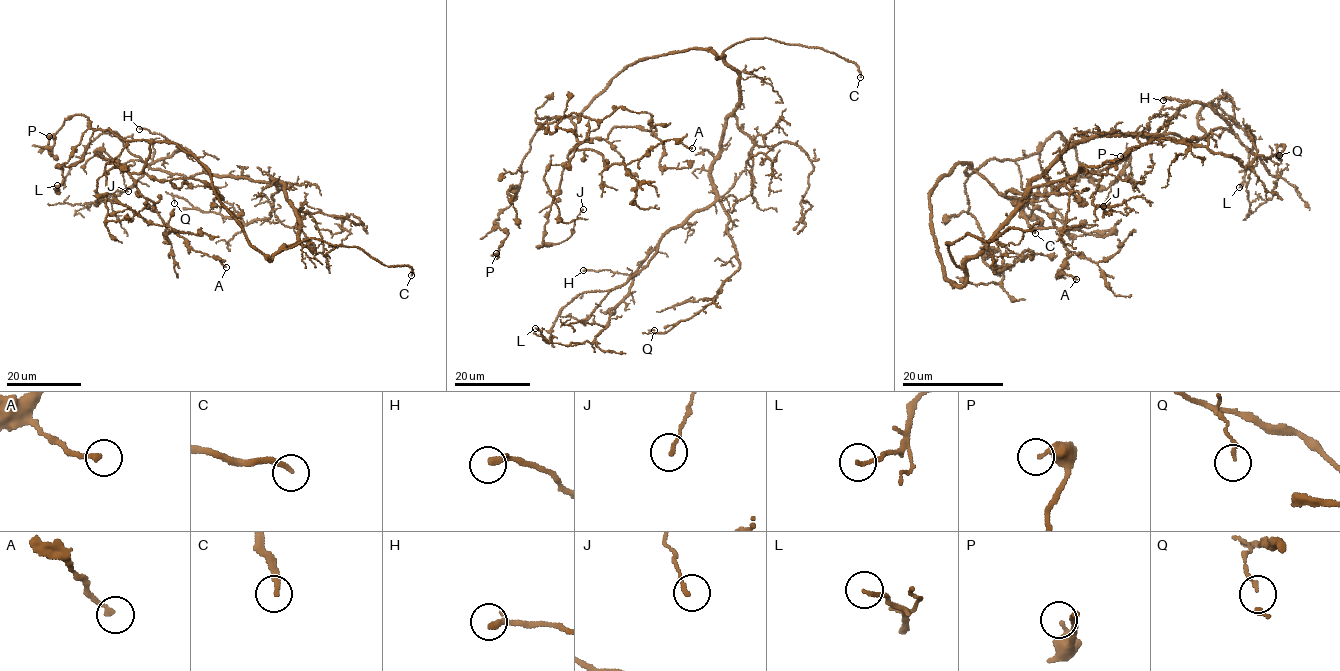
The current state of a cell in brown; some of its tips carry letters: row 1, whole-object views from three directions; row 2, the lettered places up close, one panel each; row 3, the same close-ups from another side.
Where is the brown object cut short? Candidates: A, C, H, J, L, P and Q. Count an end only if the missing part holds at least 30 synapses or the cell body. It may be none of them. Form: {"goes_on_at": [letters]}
{"goes_on_at": ["C"]}

